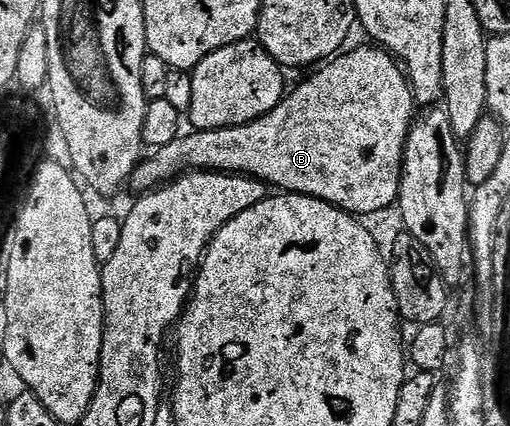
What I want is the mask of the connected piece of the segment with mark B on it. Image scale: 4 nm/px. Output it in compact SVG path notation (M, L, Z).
M374 45L367 46L358 47L355 51L347 50L345 53L339 54L336 61L330 61L319 66L313 72L315 75L311 79L304 80L295 91L293 88L289 94L279 101L274 111L260 116L256 121L245 125L236 125L235 127L208 129L207 131L191 130L189 133L179 135L176 141L172 141L172 145L159 147L143 158L134 174L131 175L129 186L131 188L135 187L138 193L149 193L188 171L224 171L231 175L244 175L252 179L258 179L261 183L267 184L282 193L311 195L313 199L322 199L326 203L331 203L333 207L340 207L344 211L349 211L355 217L366 217L362 215L374 215L377 211L386 211L389 207L393 208L397 204L398 190L402 184L402 158L406 148L406 139L410 136L410 129L416 118L416 104L413 89L404 74L403 68L400 66L399 60L385 49L379 49Z

